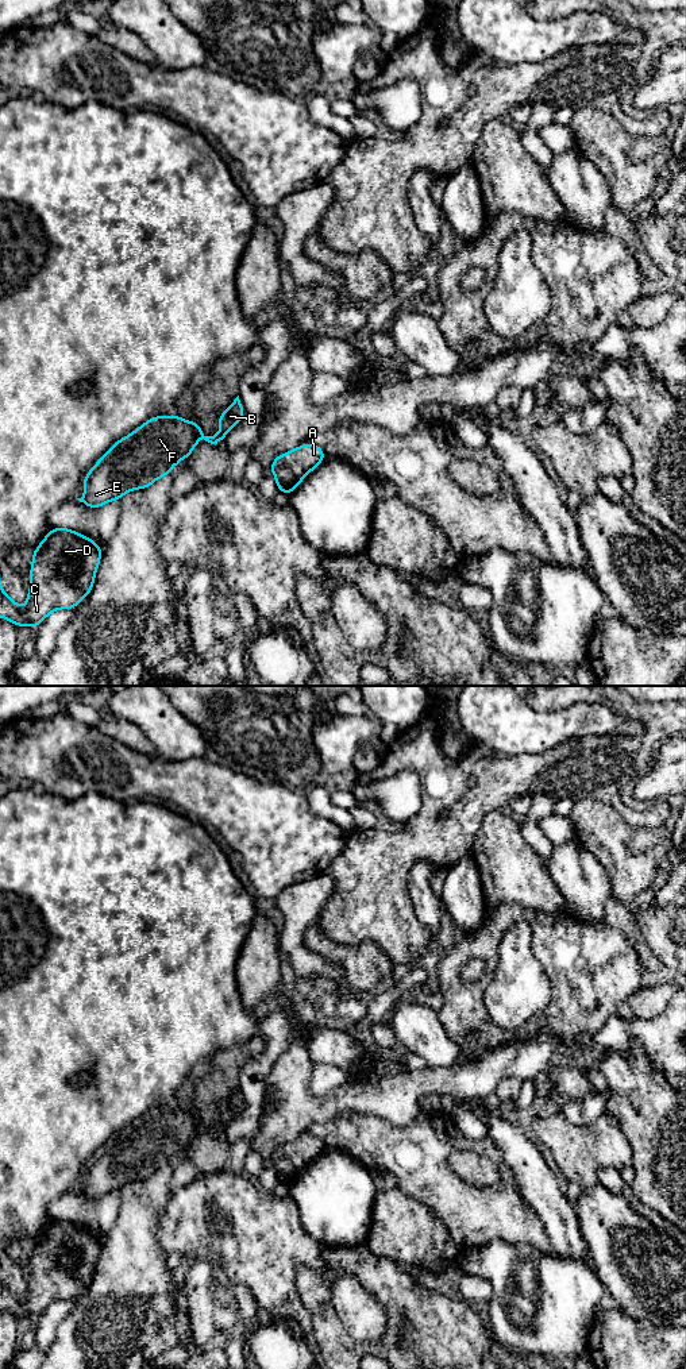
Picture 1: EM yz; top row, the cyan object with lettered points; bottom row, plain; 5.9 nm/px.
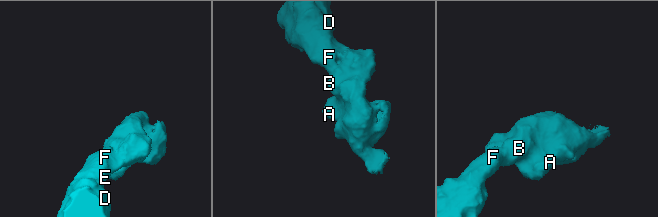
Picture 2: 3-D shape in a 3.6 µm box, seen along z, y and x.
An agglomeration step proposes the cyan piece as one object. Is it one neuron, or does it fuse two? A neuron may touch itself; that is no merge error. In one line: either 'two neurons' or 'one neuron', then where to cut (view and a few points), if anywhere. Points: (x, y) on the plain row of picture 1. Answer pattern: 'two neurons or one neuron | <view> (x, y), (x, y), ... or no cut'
one neuron | no cut

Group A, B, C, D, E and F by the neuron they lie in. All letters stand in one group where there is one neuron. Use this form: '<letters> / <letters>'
A B C D E F

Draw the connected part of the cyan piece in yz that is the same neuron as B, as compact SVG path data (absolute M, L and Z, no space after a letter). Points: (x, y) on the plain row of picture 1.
M239 1087L217 1107L220 1123L204 1127L197 1112L186 1112L174 1106L147 1111L128 1127L117 1131L85 1166L85 1185L77 1189L88 1199L100 1199L119 1192L131 1181L147 1180L172 1158L189 1149L203 1129L211 1135L226 1131L228 1122L244 1107Z

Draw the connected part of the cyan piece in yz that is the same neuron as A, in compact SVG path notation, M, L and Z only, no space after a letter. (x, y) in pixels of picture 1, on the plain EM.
M309 1133L305 1137L278 1146L270 1157L278 1183L292 1185L304 1168L316 1160L324 1149L323 1139Z

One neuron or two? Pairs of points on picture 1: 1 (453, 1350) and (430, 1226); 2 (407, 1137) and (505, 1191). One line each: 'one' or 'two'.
1: two
2: one

